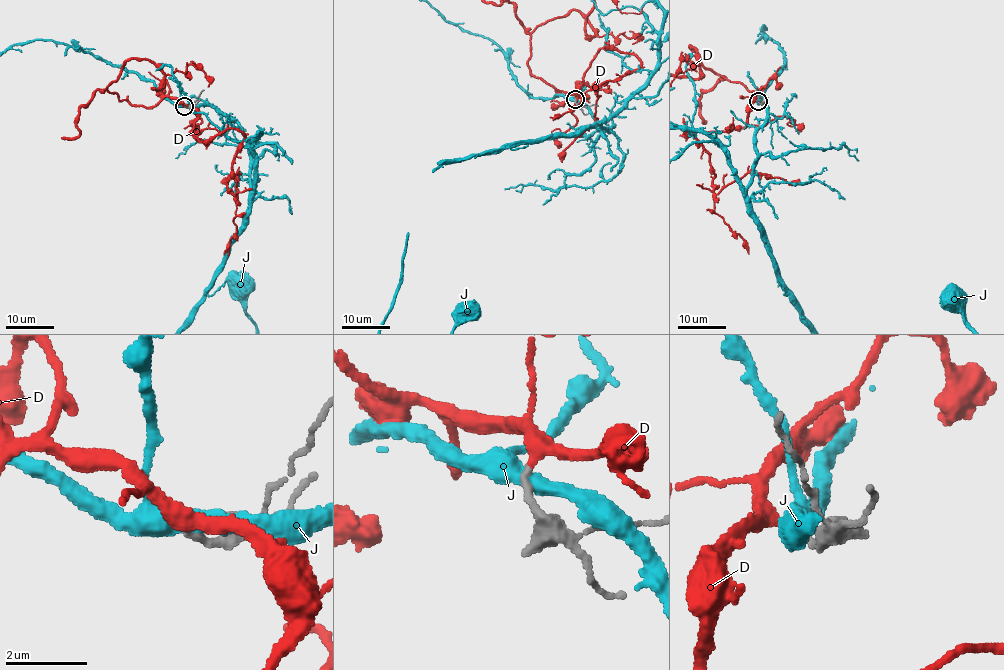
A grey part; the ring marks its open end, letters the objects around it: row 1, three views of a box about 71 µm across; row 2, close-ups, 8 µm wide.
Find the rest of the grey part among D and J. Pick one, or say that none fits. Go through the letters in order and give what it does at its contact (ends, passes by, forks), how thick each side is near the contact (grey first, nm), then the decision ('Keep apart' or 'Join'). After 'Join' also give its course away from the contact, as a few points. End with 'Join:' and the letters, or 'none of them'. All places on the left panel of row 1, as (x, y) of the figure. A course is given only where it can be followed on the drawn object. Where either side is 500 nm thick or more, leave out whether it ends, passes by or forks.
D: It passes by. Thickness 160 nm (grey) against 320 nm. Join
J: It passes by. Thickness 200 nm (grey) against 440 nm. Keep apart
Join: D

